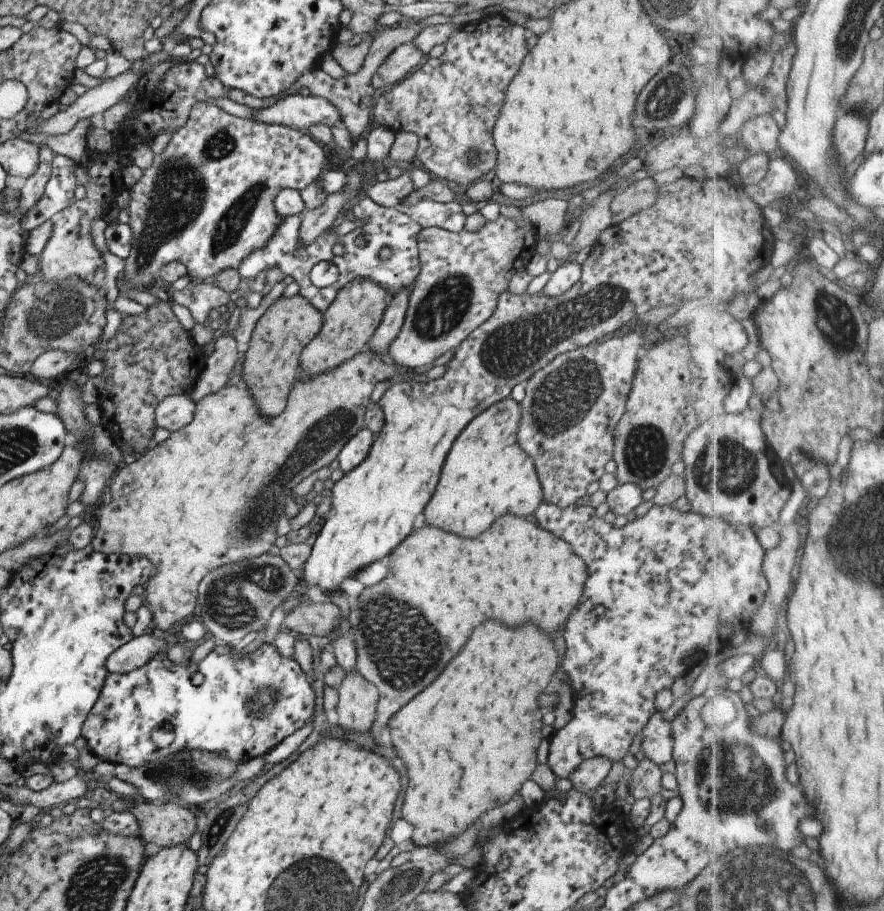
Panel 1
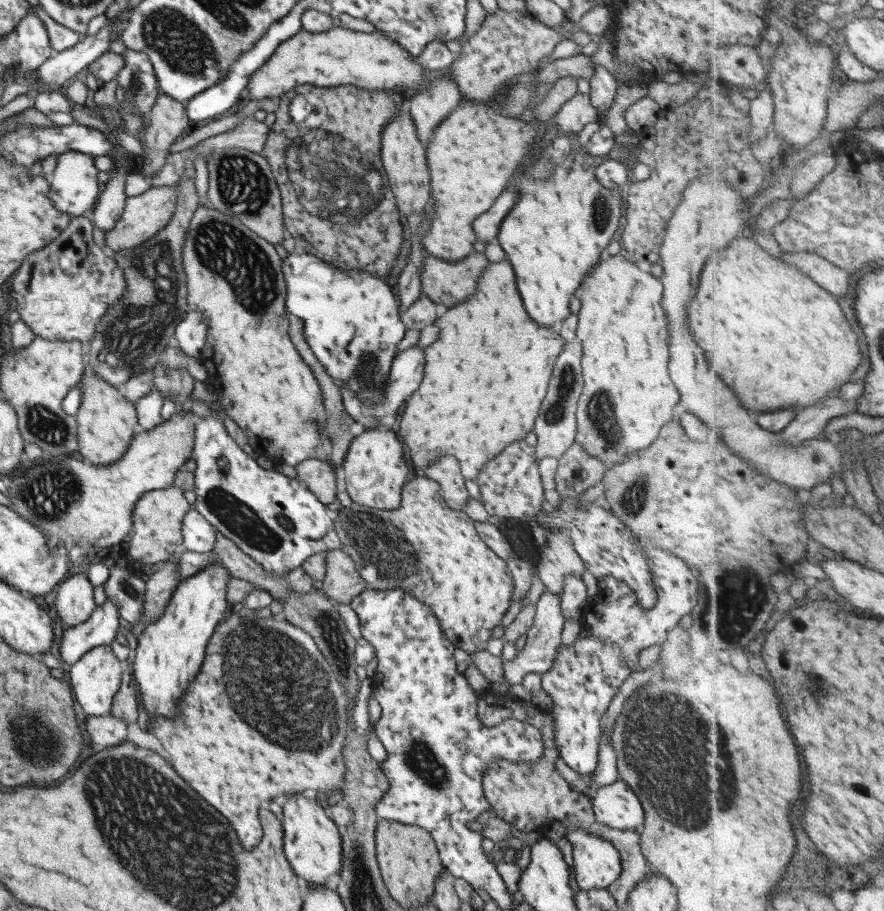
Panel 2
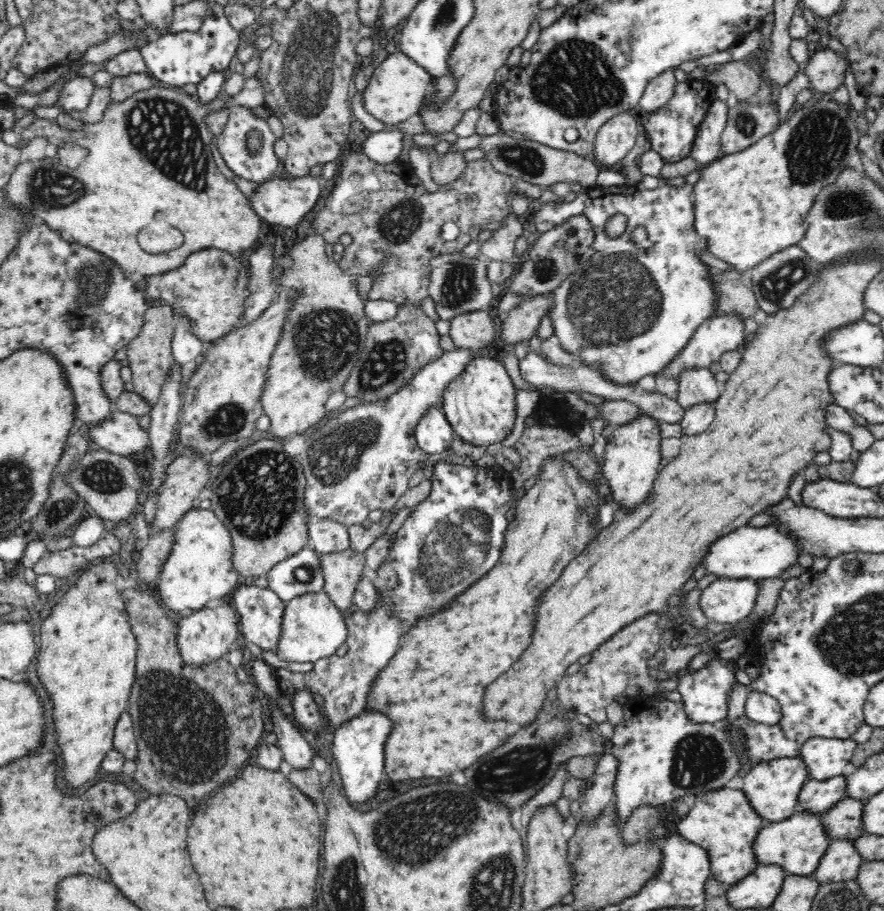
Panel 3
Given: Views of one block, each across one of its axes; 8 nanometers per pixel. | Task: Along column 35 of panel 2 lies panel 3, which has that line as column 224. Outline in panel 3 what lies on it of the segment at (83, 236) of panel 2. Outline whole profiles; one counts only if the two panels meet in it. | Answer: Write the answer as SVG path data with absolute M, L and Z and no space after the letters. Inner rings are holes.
M216 247L194 251L179 268L146 277L147 301L170 303L175 314L188 315L192 332L207 345L232 332L244 318L246 302L251 294L247 289L249 268L242 265L238 255Z

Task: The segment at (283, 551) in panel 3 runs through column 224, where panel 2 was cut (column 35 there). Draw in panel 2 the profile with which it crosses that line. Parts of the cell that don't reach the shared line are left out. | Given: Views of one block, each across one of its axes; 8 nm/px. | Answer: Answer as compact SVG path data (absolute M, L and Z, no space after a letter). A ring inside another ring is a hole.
M188 405L179 409L169 419L149 430L138 430L131 437L125 452L108 465L84 464L71 457L46 457L40 462L34 462L30 468L25 468L17 474L9 473L4 477L7 485L7 498L11 511L37 527L51 548L63 544L65 547L78 545L85 539L89 546L95 549L117 544L131 530L131 512L137 500L145 492L163 489L171 486L175 471L190 458L193 446L193 427L196 416Z

